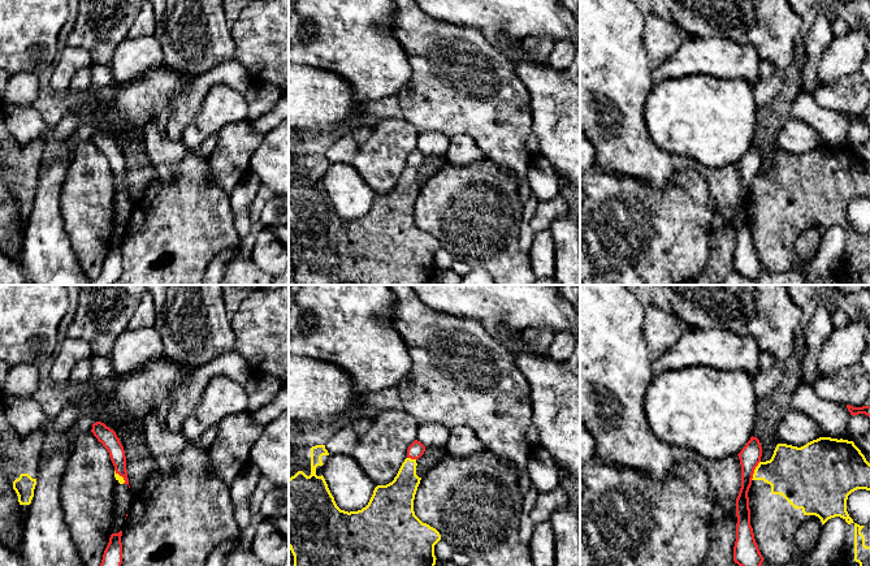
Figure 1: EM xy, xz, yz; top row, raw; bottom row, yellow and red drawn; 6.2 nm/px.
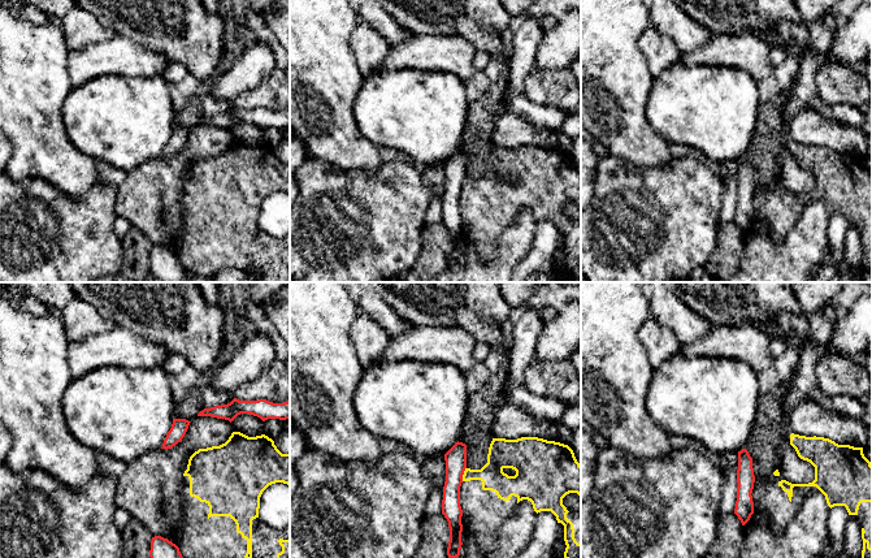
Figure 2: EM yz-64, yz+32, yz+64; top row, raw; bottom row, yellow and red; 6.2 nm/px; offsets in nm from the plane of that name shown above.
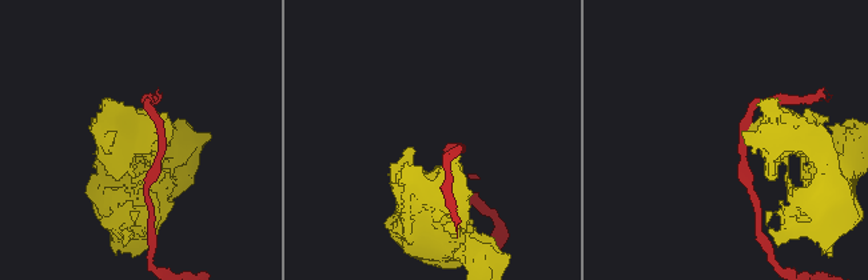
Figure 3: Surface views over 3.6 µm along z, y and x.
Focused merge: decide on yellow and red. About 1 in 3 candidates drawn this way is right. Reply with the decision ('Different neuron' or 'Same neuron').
Different neuron

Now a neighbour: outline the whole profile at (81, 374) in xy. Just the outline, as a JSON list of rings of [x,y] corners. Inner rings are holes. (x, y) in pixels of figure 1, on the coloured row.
[[[85,359],[78,362],[70,373],[70,380],[78,384],[85,384],[91,379],[91,360]]]

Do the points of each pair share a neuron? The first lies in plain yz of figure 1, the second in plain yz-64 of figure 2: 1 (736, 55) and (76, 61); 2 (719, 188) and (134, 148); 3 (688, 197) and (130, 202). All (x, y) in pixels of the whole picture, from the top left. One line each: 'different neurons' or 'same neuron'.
1: same neuron
2: different neurons
3: different neurons

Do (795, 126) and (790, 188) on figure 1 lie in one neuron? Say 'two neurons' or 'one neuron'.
two neurons

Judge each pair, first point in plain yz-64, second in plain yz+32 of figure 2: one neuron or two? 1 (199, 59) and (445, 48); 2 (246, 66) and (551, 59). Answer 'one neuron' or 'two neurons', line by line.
1: two neurons
2: one neuron

